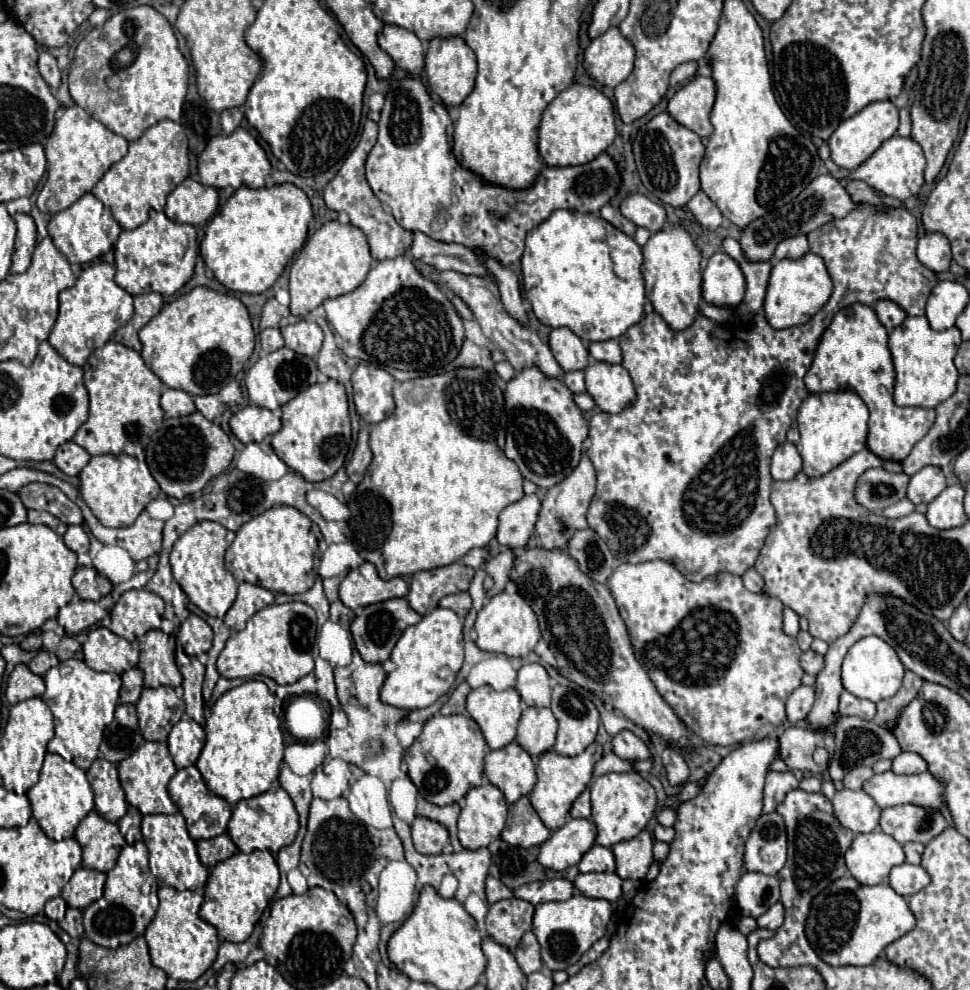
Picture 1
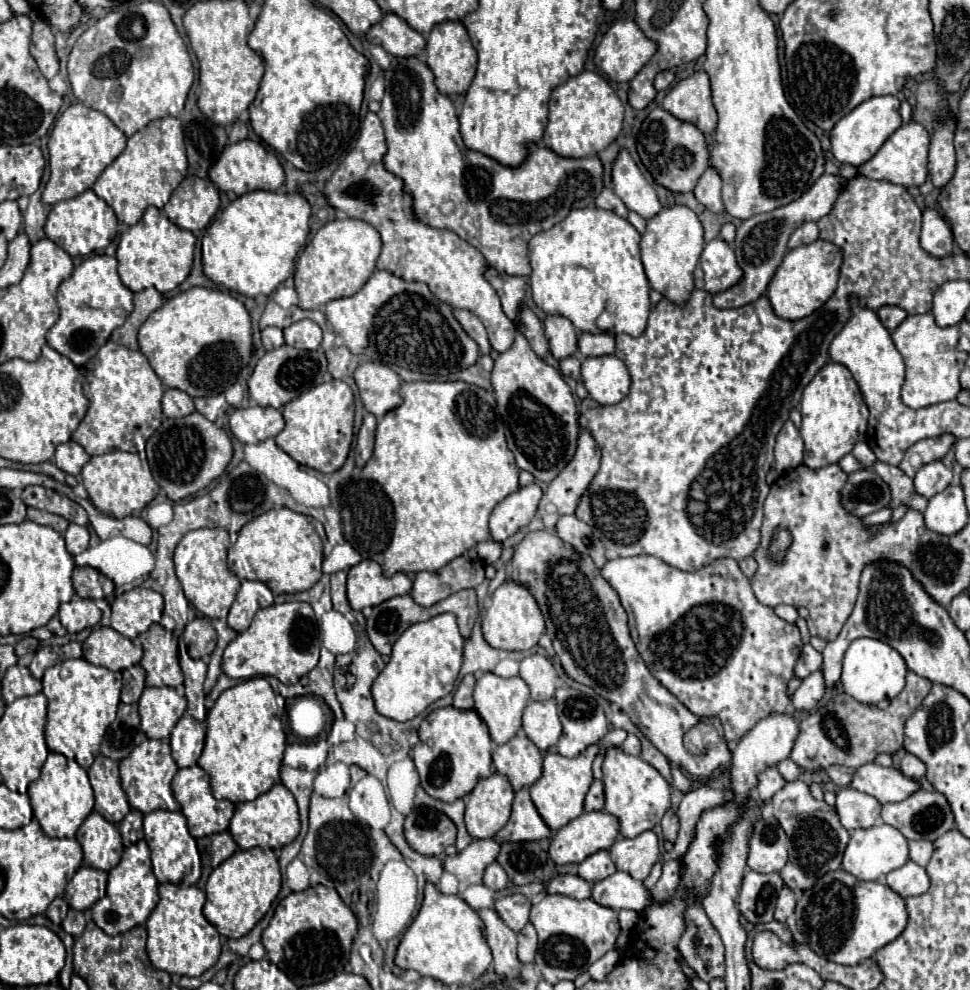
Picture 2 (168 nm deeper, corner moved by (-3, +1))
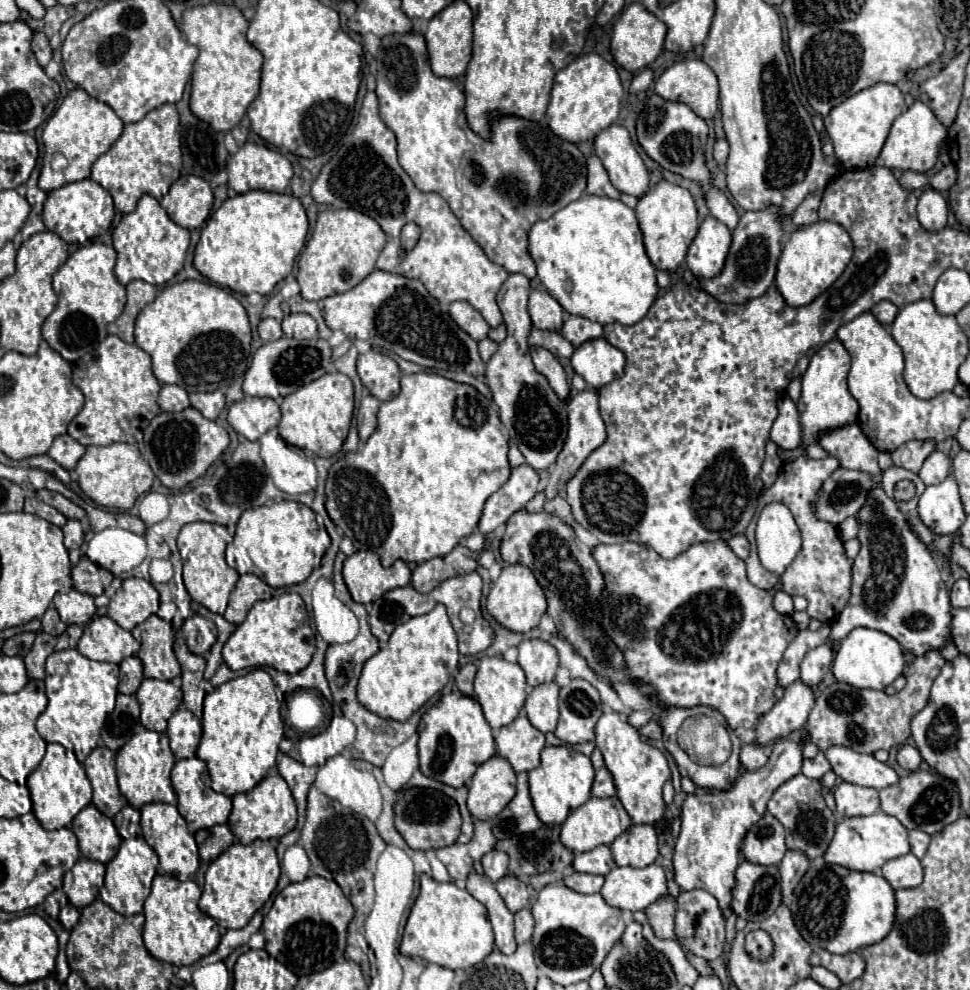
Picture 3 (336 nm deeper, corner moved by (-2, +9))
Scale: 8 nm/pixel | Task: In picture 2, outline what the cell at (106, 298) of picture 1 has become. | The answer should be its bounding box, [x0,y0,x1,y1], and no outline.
[46,254,132,366]

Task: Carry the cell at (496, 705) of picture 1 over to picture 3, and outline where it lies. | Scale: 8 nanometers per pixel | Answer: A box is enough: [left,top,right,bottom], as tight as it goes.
[475,656,527,728]

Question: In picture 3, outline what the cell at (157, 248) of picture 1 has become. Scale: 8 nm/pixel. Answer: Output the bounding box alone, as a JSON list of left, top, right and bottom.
[113,196,189,286]

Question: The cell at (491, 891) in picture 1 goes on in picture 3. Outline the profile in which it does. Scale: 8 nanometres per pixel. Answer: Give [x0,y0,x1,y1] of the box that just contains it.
[481,850,509,882]

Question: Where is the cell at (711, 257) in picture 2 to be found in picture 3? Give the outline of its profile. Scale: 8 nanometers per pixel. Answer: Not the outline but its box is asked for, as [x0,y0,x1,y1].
[687,216,731,280]

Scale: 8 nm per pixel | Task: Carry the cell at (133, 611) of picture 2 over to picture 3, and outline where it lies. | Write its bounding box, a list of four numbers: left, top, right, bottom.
[107,578,159,630]

